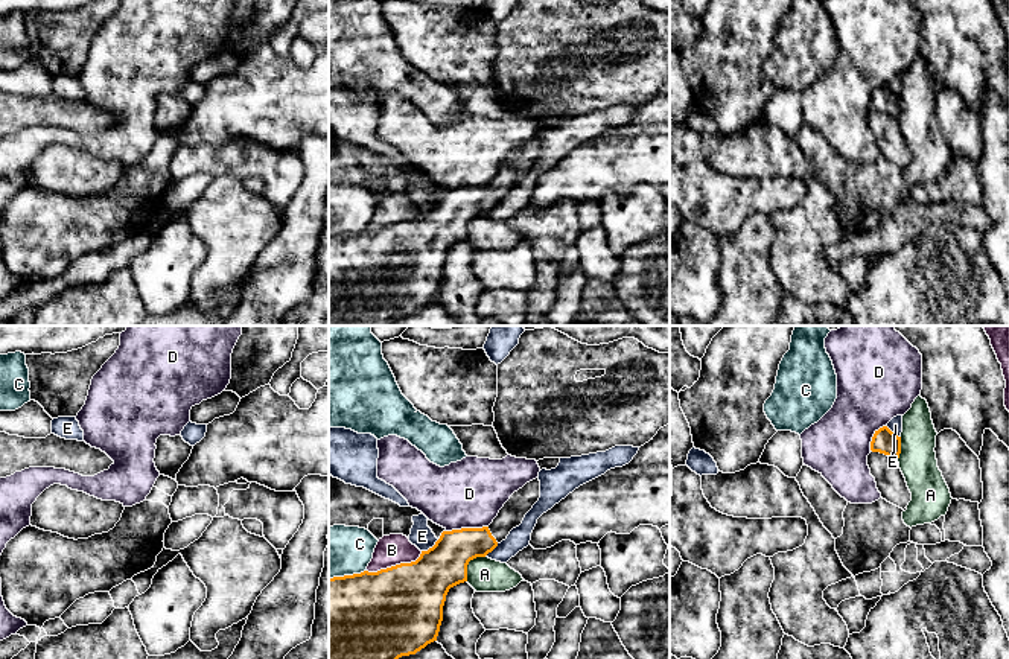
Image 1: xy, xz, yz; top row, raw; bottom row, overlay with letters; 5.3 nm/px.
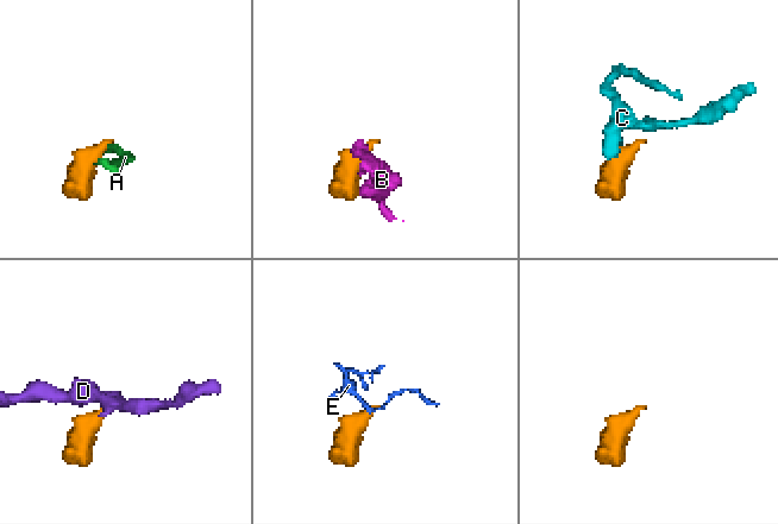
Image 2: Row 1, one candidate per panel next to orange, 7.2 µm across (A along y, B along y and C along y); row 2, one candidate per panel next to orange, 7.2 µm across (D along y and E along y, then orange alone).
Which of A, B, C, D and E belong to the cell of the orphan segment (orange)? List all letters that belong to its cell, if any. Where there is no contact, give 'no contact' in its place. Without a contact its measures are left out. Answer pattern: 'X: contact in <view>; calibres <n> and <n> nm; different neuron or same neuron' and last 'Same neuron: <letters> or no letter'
A: contact in xz; calibres 260 and 180 nm; different neuron
B: contact in xz; calibres 480 and 160 nm; different neuron
C: contact in xz; calibres 500 and 280 nm; different neuron
D: contact in xz; calibres 240 and 360 nm; different neuron
E: contact in xz; calibres 320 and 120 nm; different neuron
Same neuron: no letter

